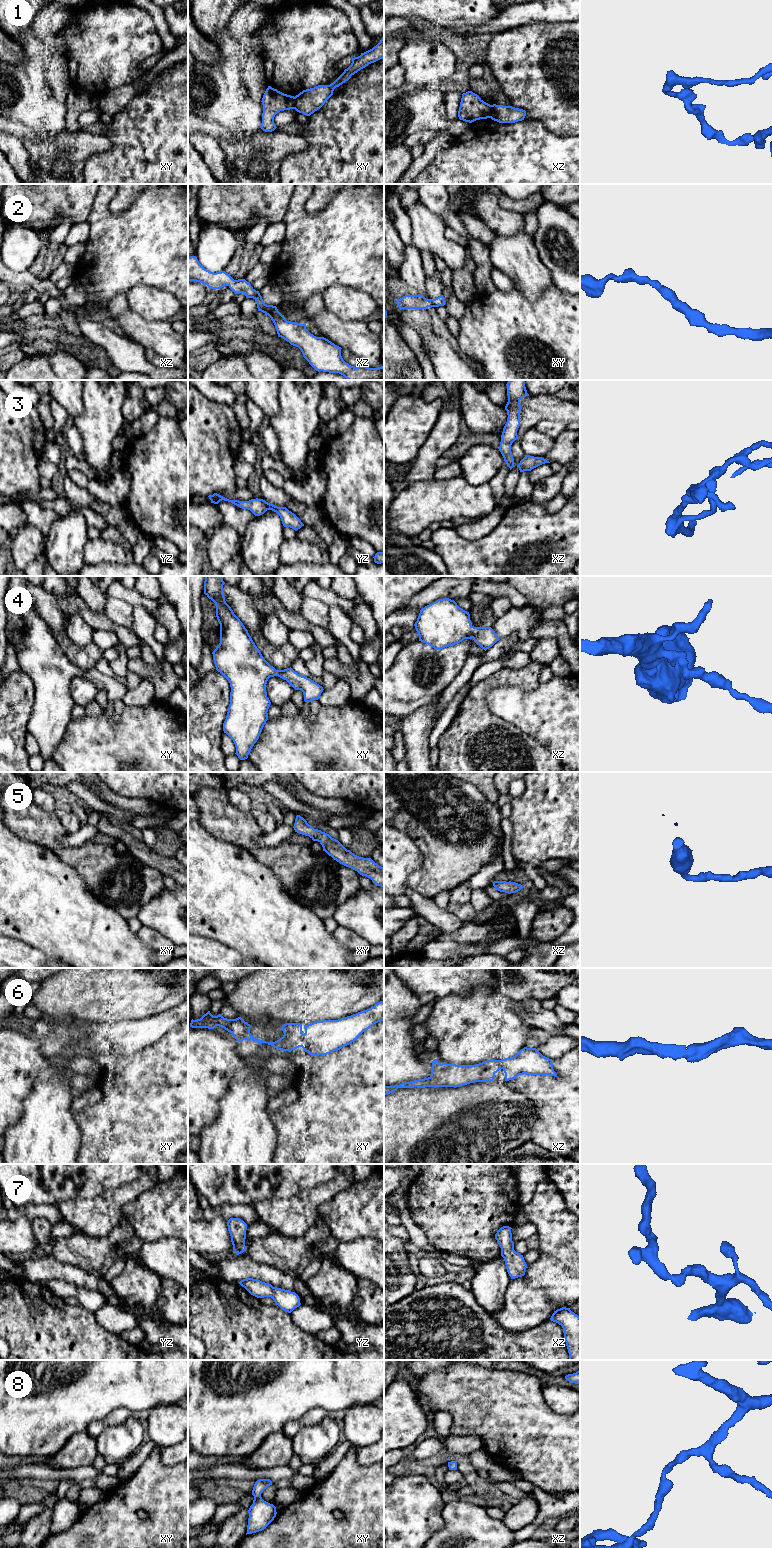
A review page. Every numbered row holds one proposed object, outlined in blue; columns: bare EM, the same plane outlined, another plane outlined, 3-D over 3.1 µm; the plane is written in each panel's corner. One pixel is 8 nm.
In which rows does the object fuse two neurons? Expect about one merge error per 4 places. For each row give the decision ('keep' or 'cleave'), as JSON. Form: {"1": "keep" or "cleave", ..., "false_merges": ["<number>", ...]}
{"1": "cleave", "2": "keep", "3": "keep", "4": "keep", "5": "keep", "6": "keep", "7": "keep", "8": "keep", "false_merges": ["1"]}

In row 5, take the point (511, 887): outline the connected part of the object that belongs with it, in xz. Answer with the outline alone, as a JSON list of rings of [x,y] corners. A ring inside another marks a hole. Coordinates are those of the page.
[[[494,881],[493,886],[496,890],[500,892],[505,892],[508,894],[516,893],[523,888],[523,885],[515,883],[515,882],[506,882],[506,881]]]

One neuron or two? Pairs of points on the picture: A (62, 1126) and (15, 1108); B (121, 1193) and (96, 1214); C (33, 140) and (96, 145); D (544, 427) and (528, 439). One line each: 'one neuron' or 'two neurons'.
A: two neurons
B: one neuron
C: one neuron
D: two neurons

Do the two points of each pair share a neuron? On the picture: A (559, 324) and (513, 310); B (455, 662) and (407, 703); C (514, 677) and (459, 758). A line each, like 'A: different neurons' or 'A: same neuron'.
A: same neuron
B: same neuron
C: same neuron

